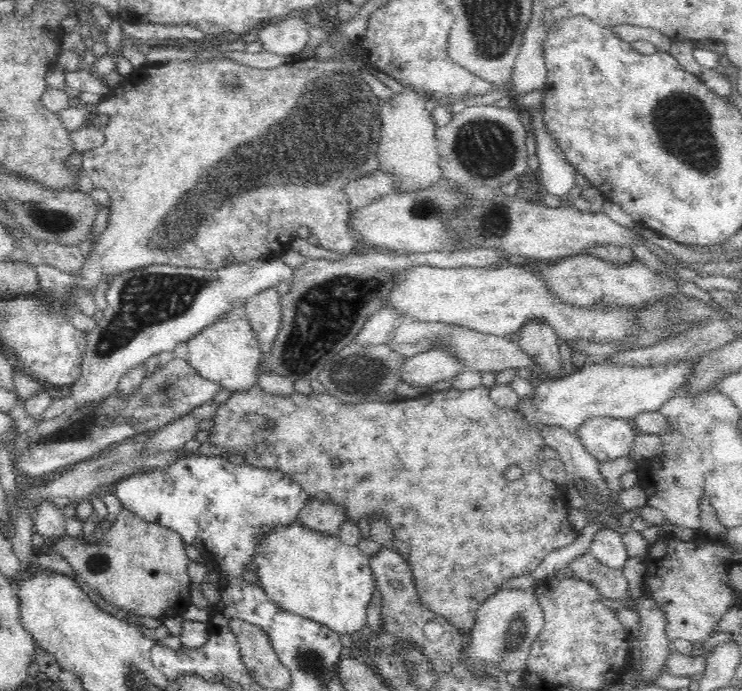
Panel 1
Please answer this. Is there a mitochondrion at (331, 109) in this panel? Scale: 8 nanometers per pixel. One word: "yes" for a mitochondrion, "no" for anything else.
yes

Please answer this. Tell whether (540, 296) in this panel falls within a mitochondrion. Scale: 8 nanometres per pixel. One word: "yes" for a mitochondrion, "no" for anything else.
no

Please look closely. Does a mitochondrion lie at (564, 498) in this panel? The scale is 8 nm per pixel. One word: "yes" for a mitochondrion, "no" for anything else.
no

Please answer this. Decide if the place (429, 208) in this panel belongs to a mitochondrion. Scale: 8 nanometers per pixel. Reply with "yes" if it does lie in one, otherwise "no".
yes

